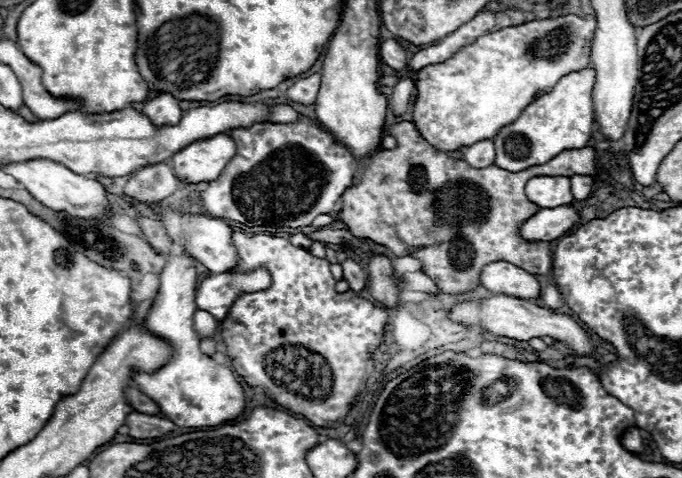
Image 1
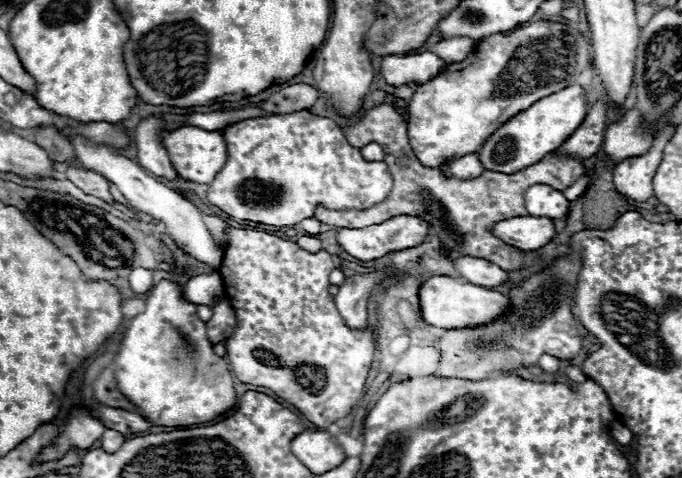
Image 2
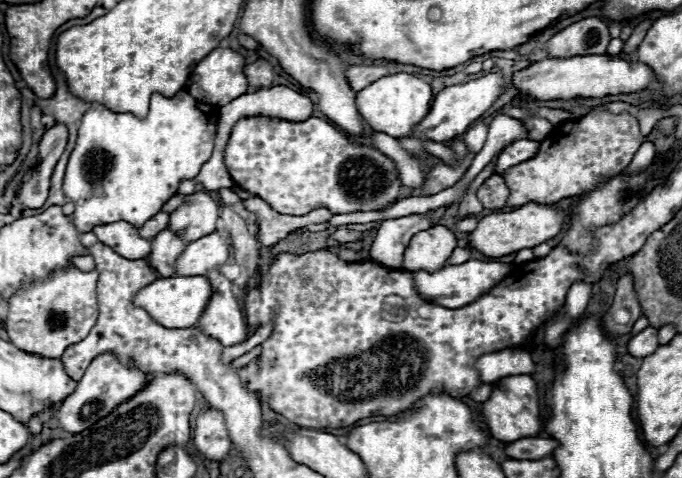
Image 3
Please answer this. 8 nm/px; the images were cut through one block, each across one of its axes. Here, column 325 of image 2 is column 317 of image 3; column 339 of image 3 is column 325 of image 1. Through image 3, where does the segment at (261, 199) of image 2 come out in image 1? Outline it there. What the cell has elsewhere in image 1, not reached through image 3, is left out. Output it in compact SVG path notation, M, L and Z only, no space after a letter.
M302 114L290 124L252 124L248 128L232 130L230 136L236 142L236 156L226 164L224 172L216 180L208 182L200 200L204 210L216 218L236 220L246 226L310 226L318 214L330 214L334 210L336 200L352 186L352 178L360 170L360 162L346 146L334 140L334 136L316 120Z

